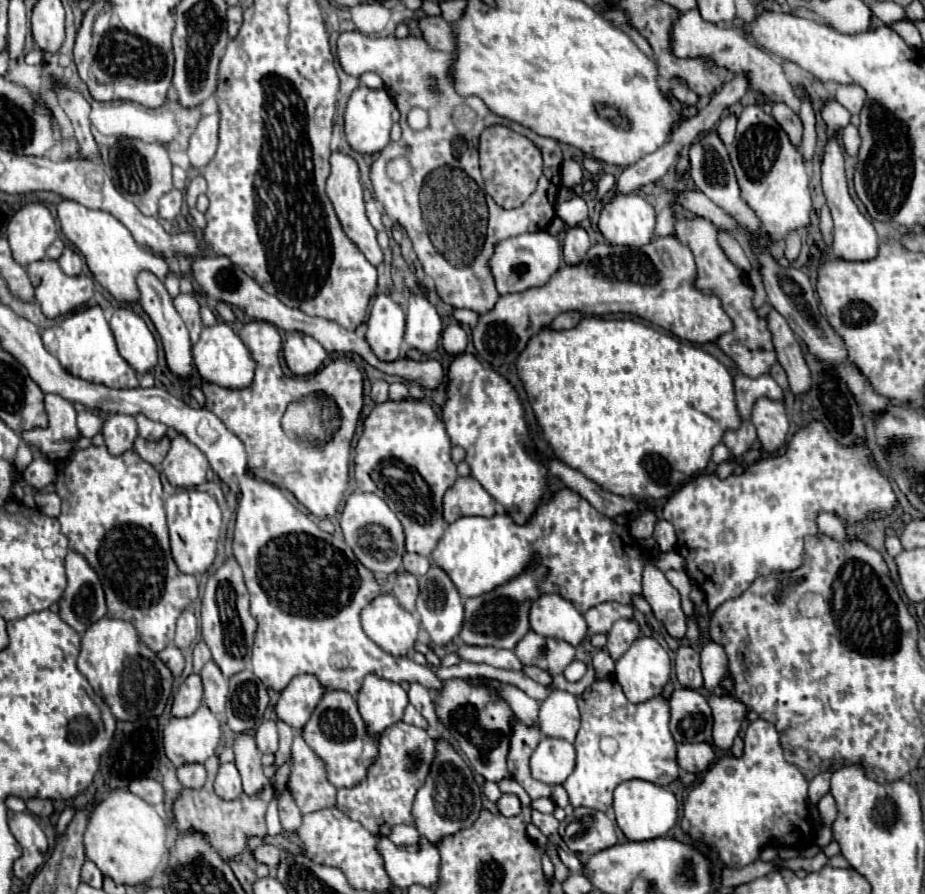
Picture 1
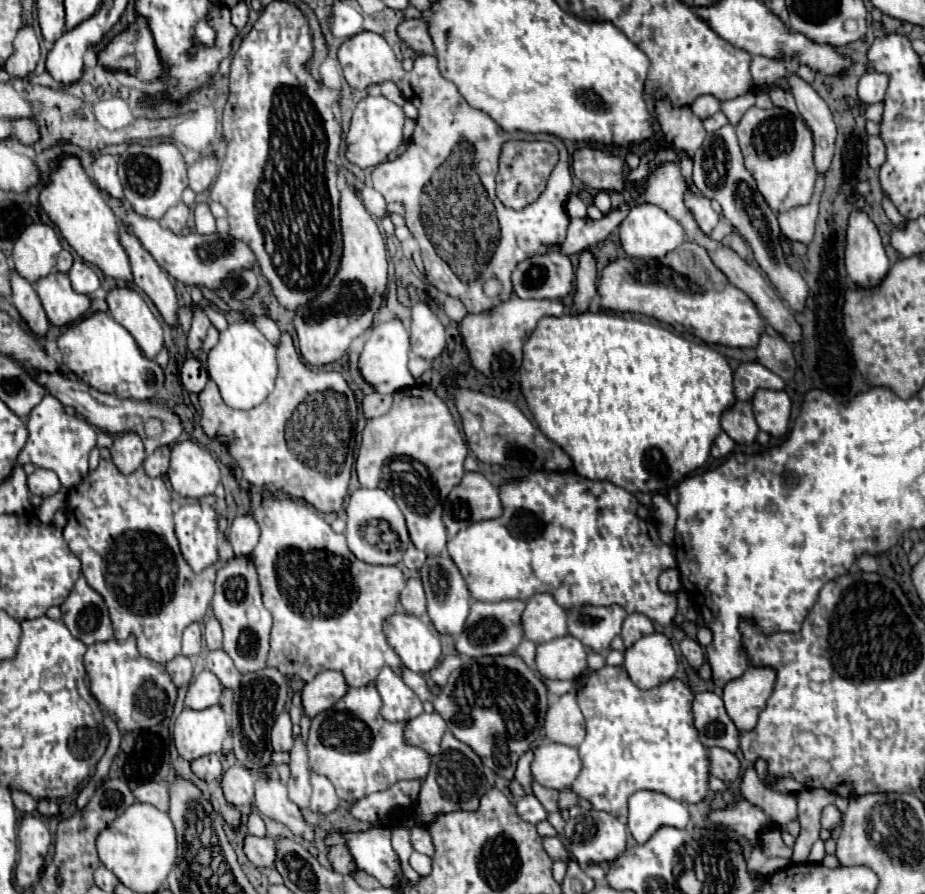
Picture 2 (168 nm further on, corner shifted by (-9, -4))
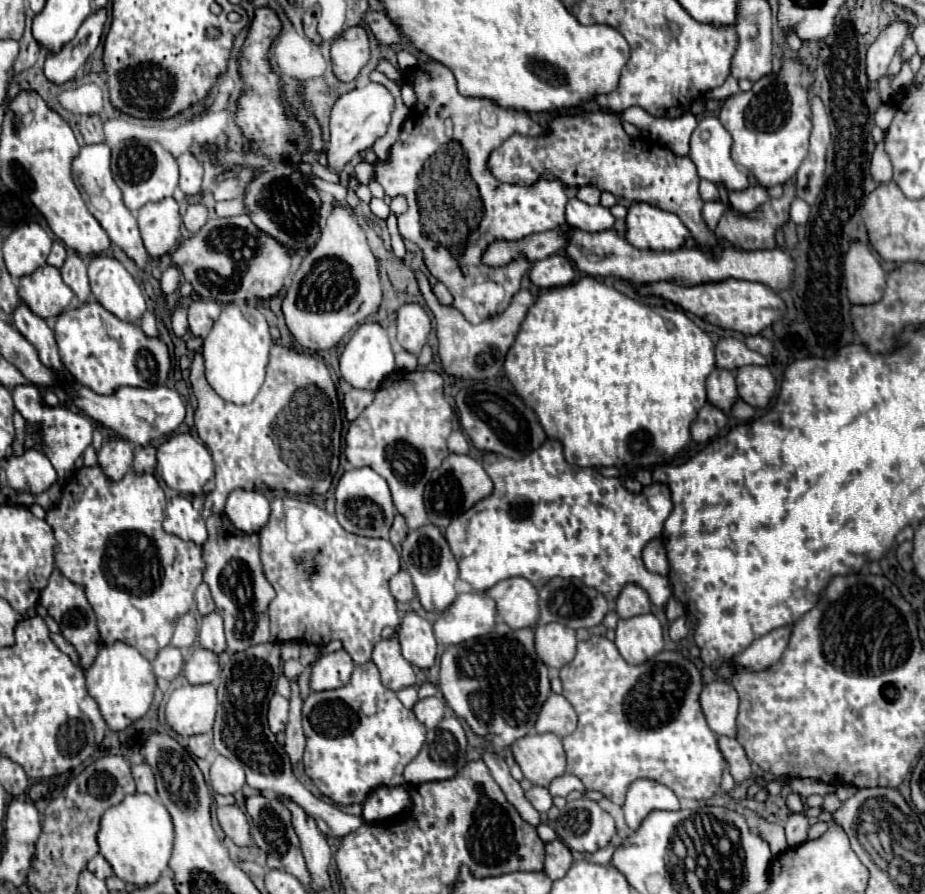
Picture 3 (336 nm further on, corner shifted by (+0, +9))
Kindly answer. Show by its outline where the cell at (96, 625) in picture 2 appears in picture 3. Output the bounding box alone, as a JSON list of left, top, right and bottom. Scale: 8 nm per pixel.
[41,567,99,669]

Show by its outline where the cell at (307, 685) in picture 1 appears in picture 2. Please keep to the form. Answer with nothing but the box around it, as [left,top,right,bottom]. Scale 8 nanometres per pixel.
[302,670,348,718]

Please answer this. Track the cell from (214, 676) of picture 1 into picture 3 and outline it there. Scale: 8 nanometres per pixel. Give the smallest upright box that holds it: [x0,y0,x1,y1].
[199,613,227,655]

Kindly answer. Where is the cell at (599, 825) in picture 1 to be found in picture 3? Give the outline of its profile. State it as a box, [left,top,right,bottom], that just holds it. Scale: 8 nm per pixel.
[555,797,615,853]

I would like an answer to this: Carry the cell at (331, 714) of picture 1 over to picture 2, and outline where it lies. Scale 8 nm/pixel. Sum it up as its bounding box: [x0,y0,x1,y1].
[308,684,430,804]

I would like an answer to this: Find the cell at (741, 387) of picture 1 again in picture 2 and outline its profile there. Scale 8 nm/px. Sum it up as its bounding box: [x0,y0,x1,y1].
[734,362,784,400]

